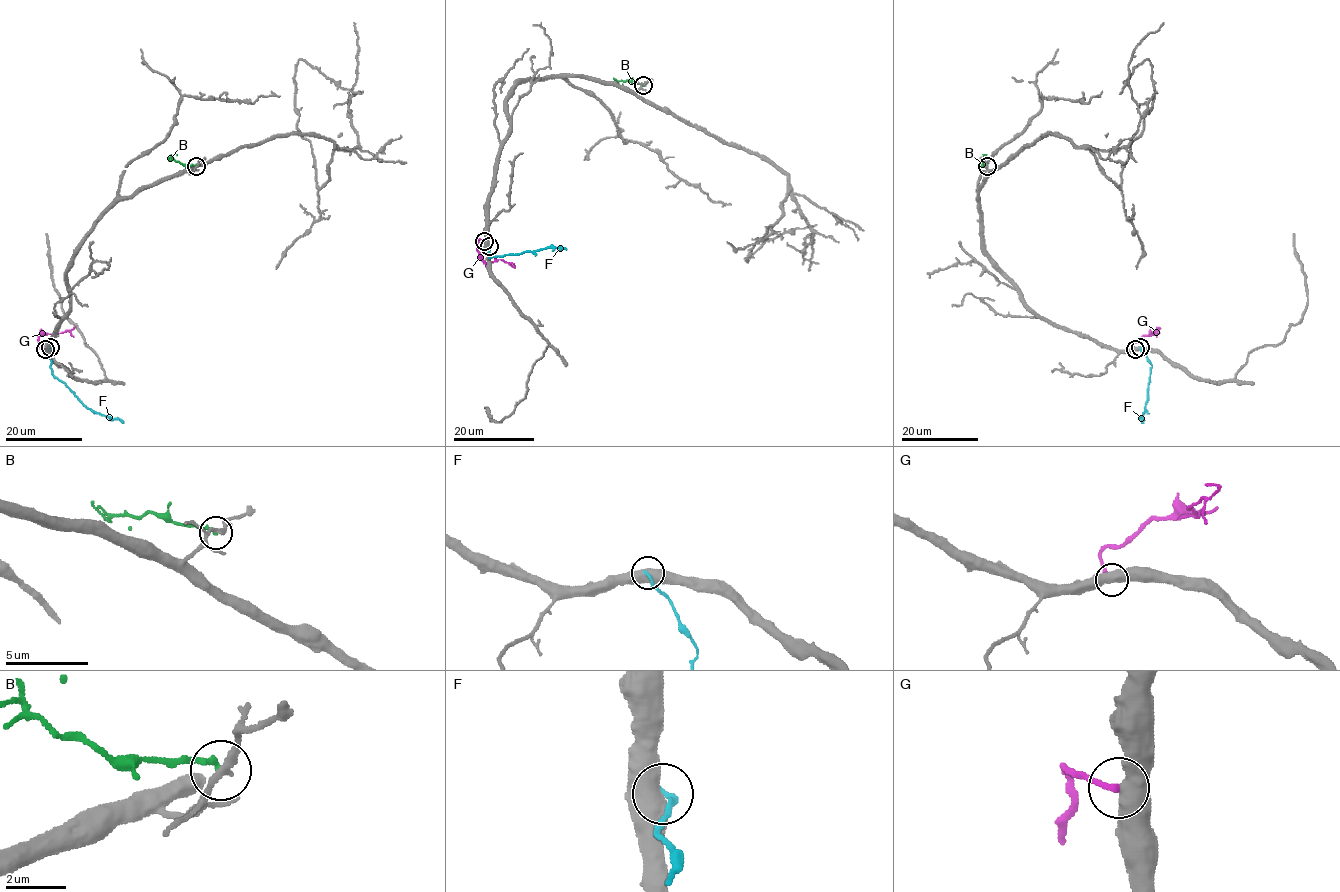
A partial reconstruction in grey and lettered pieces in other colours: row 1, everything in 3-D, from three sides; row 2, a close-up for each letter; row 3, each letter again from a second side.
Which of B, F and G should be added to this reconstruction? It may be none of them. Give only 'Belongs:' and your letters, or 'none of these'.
Belongs: none of these

